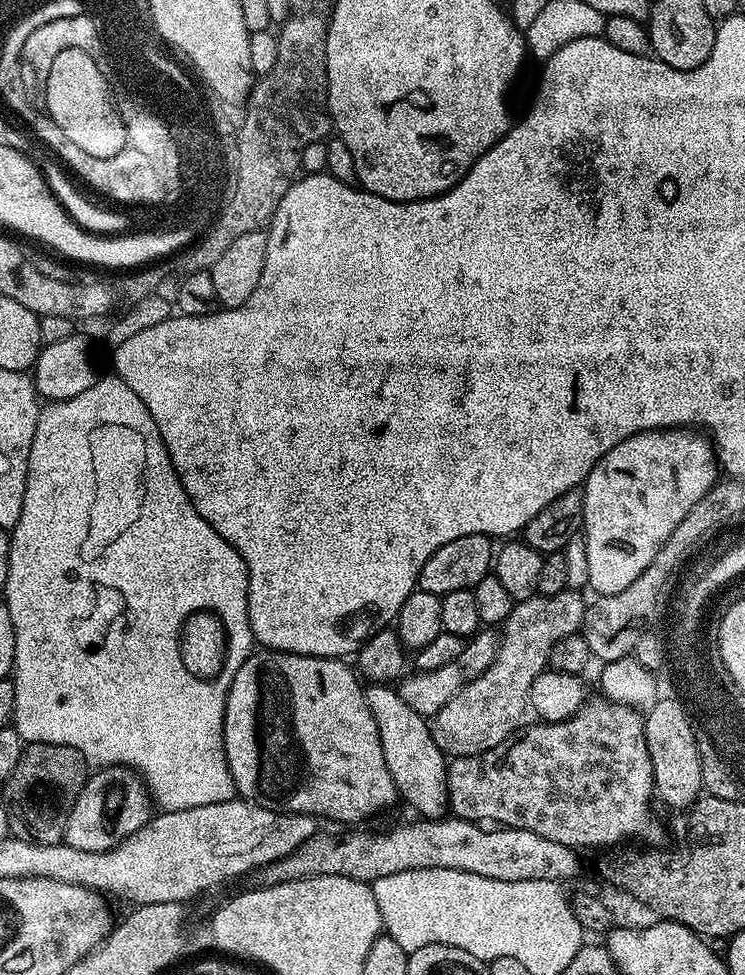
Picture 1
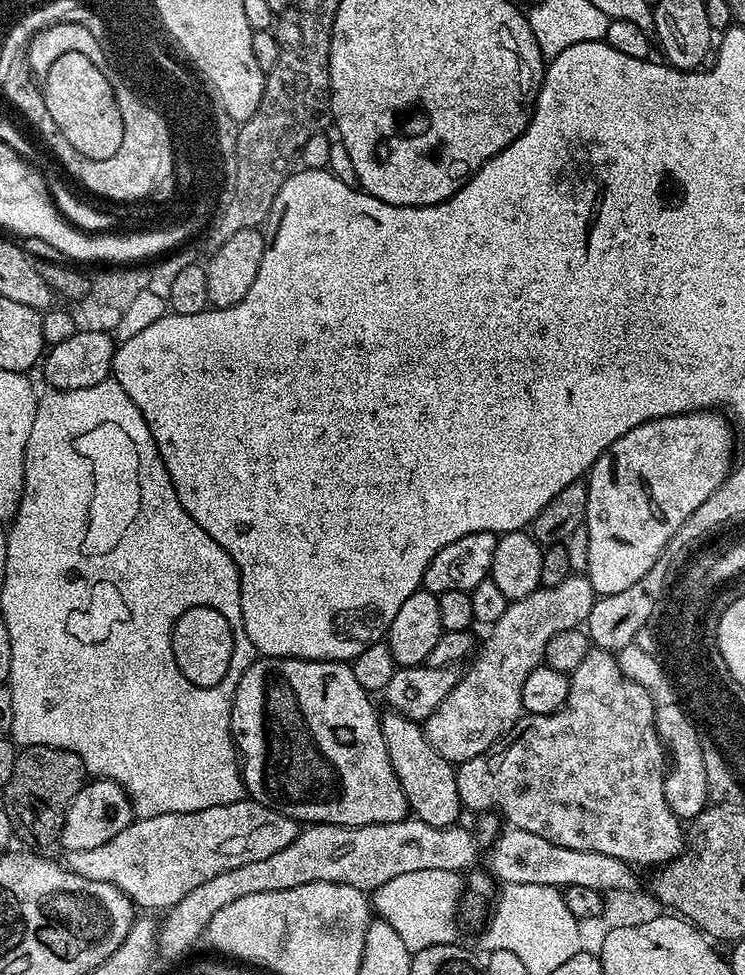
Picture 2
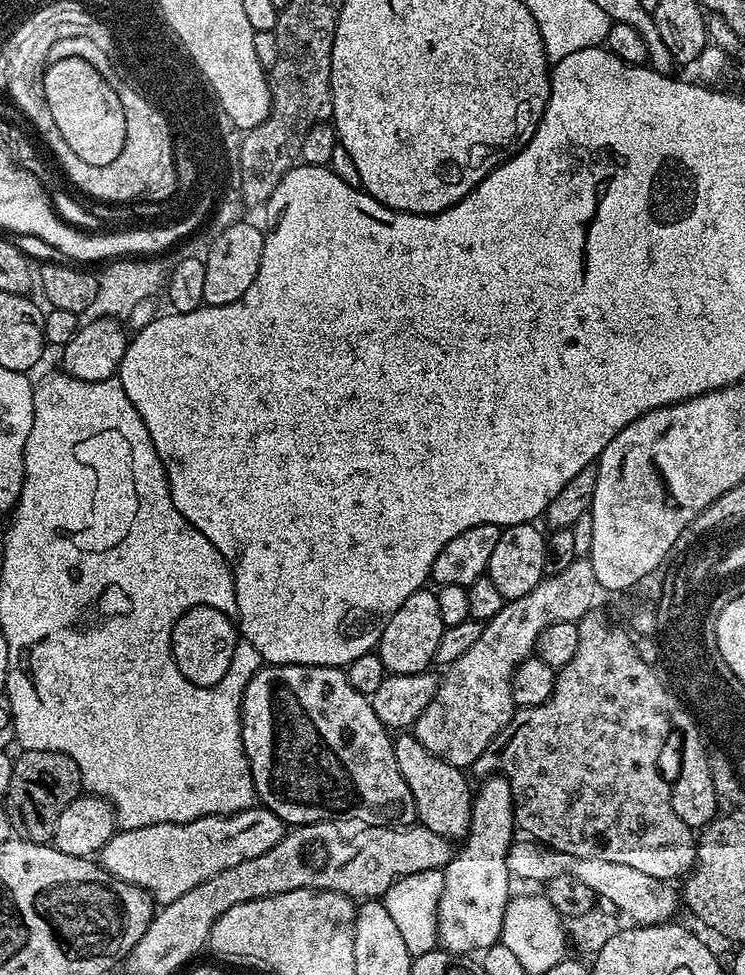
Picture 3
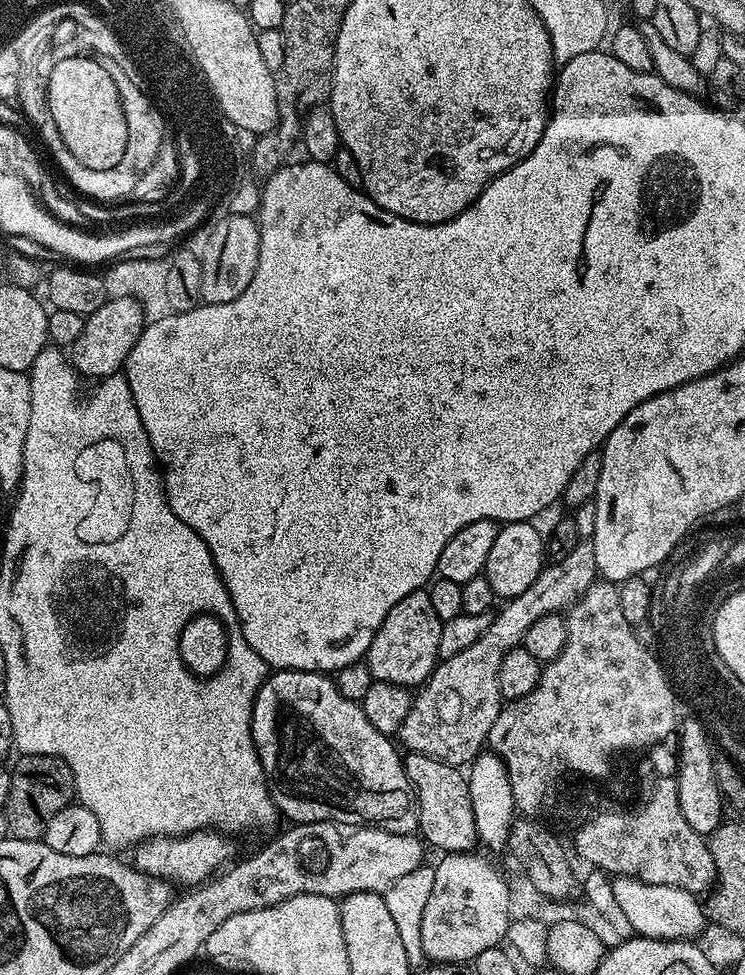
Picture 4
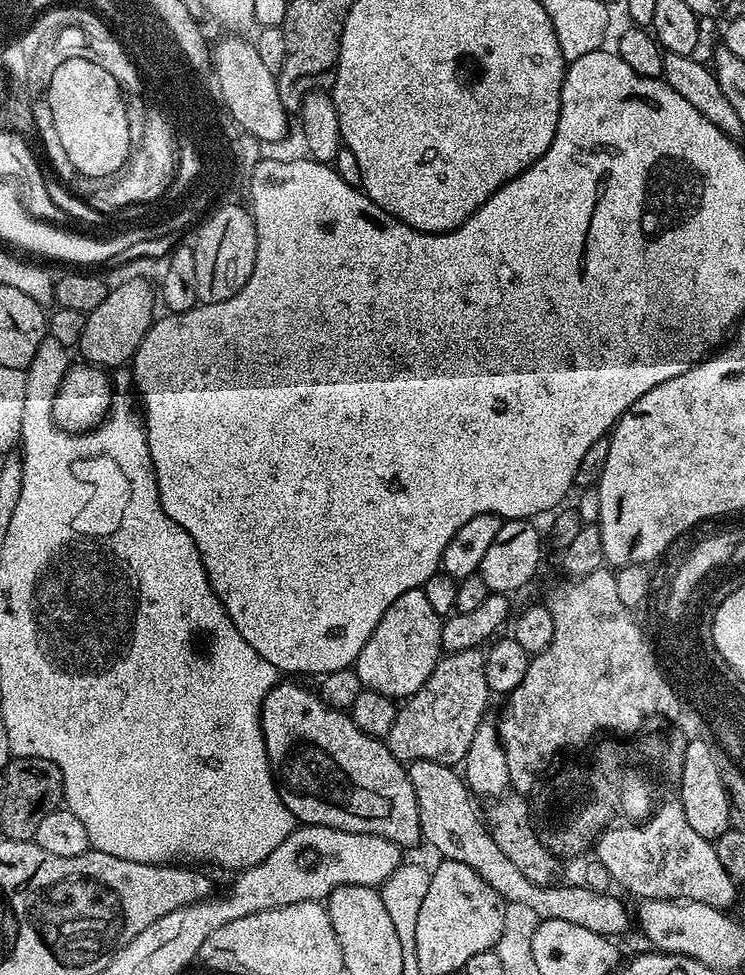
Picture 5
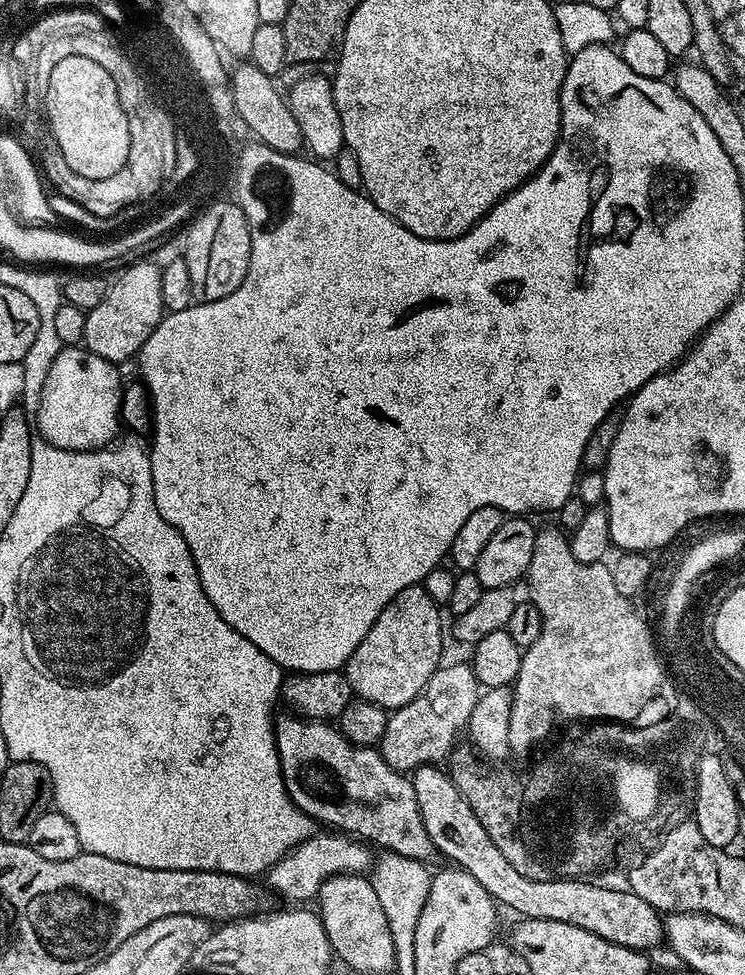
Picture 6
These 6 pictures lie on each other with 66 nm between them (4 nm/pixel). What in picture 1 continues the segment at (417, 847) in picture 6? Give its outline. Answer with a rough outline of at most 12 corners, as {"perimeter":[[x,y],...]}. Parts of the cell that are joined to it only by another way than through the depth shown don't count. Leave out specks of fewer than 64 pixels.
{"perimeter":[[256,650],[226,698],[243,799],[356,824],[397,803],[357,673]]}

